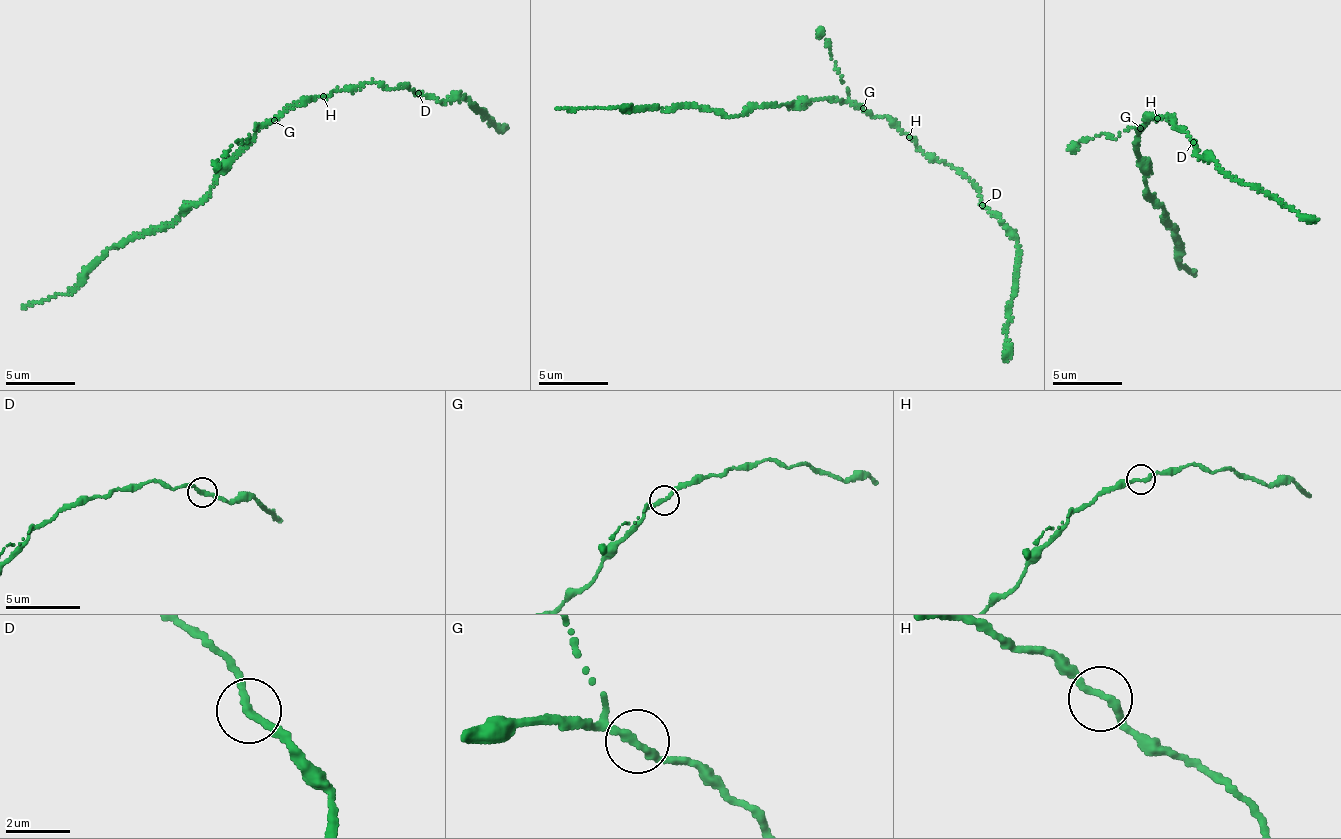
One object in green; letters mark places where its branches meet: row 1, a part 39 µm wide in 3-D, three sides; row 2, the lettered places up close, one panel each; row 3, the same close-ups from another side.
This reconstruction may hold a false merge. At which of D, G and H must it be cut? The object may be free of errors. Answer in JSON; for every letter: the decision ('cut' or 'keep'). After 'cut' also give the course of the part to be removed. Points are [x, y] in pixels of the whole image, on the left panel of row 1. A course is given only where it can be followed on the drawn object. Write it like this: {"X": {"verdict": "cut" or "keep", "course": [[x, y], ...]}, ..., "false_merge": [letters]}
{"D": {"verdict": "keep"}, "G": {"verdict": "keep"}, "H": {"verdict": "keep"}, "false_merge": []}

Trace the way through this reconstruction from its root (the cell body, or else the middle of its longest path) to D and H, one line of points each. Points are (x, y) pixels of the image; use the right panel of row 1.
D: (1144, 125), (1147, 120), (1144, 119), (1164, 117), (1169, 121), (1172, 117), (1176, 128), (1188, 132), (1192, 141)
H: (1144, 125), (1147, 120), (1144, 119), (1157, 118)

